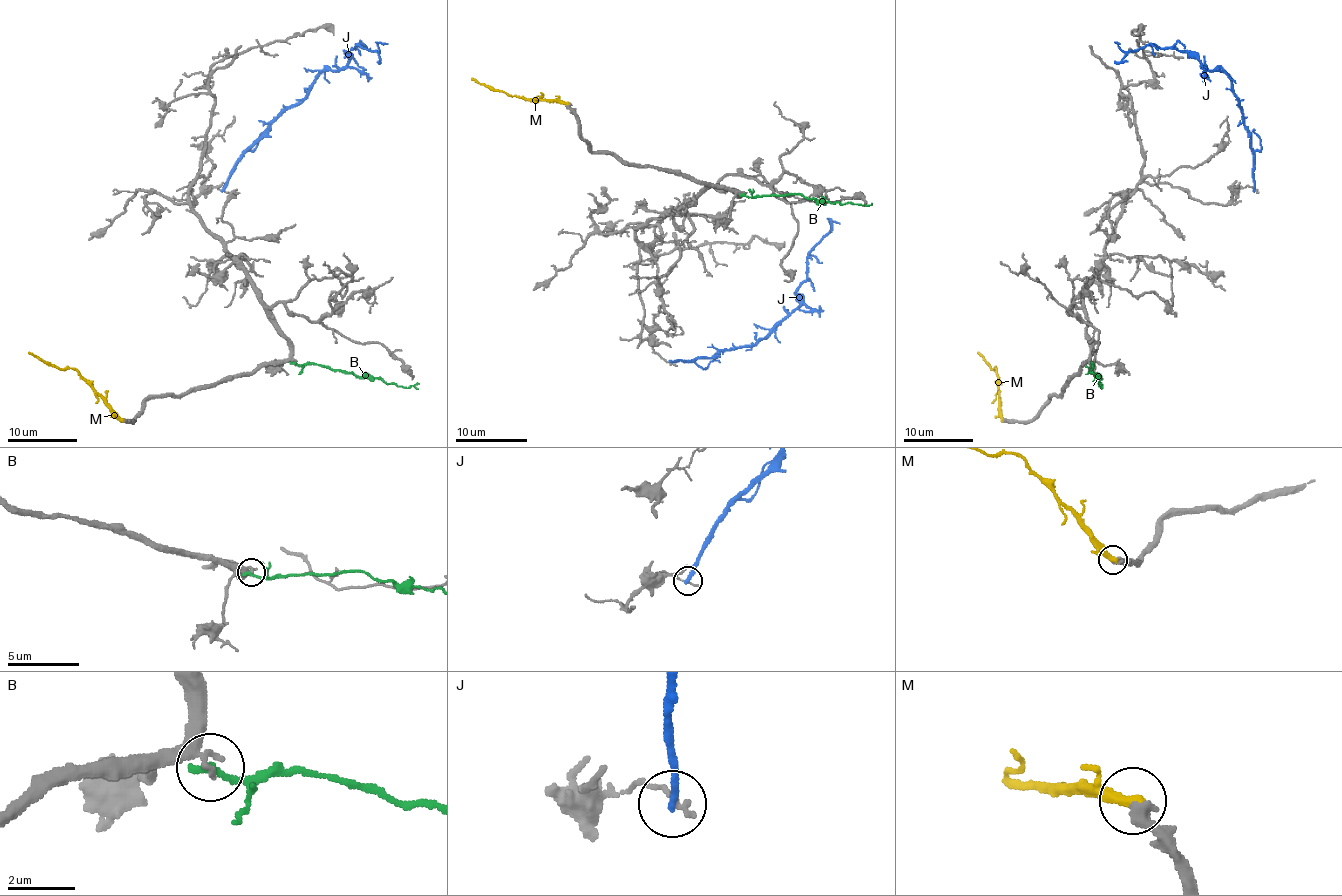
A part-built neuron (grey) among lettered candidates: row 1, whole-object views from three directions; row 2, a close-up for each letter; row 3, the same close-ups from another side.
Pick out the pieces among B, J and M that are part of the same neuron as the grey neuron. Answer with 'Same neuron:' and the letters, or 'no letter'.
Same neuron: no letter

